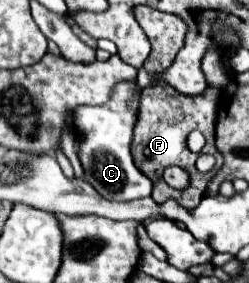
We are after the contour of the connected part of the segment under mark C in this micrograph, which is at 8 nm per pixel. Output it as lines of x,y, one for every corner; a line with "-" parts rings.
131,79
131,81
117,83
107,103
99,107
81,105
75,109
75,115
73,115
75,133
83,135
81,141
77,143
77,155
83,165
85,179
105,199
133,201
133,199
151,195
153,183
135,167
133,155
131,155
133,127
139,115
139,97
141,97
141,87
137,85
137,79

